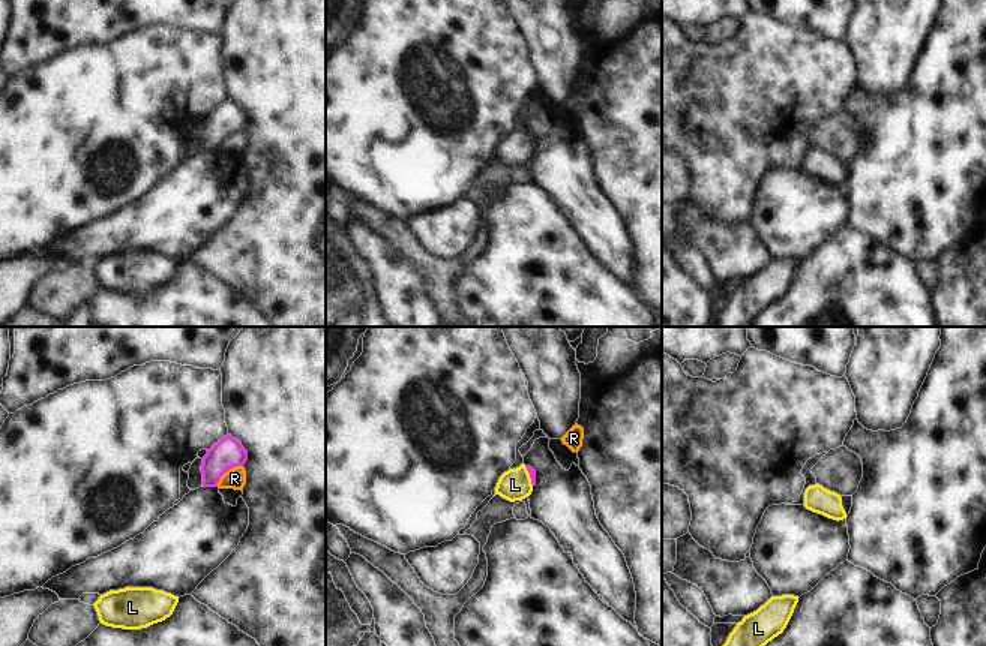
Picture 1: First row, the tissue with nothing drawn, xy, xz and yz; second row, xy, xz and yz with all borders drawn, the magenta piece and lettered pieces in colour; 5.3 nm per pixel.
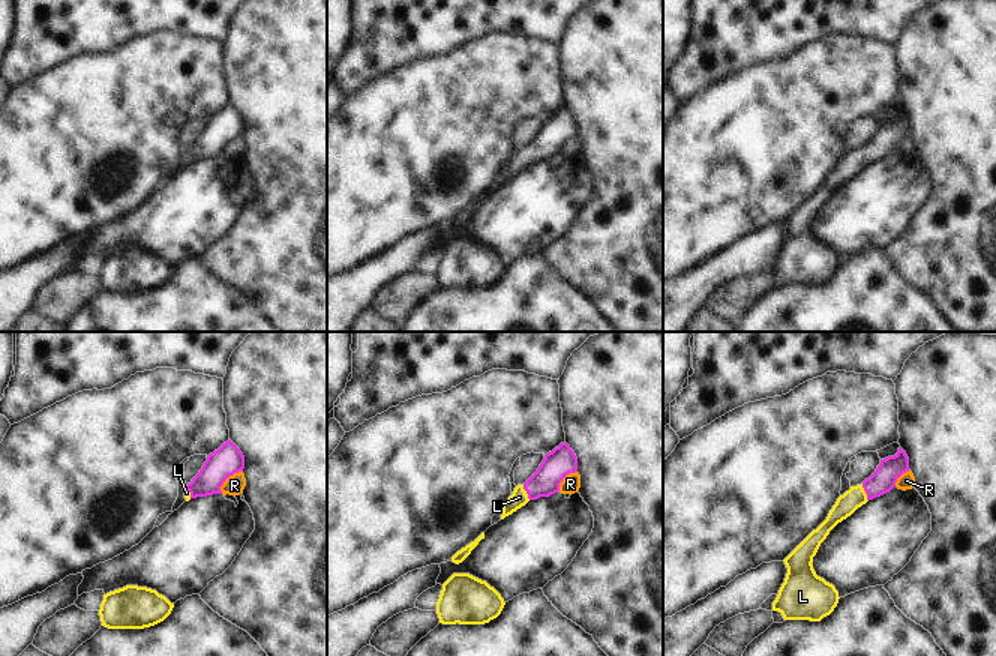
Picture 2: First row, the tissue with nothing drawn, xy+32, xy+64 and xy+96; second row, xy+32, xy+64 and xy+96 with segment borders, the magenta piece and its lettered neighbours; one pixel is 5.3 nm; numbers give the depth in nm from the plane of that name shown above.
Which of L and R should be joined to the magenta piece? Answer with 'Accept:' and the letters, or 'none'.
Accept: L

